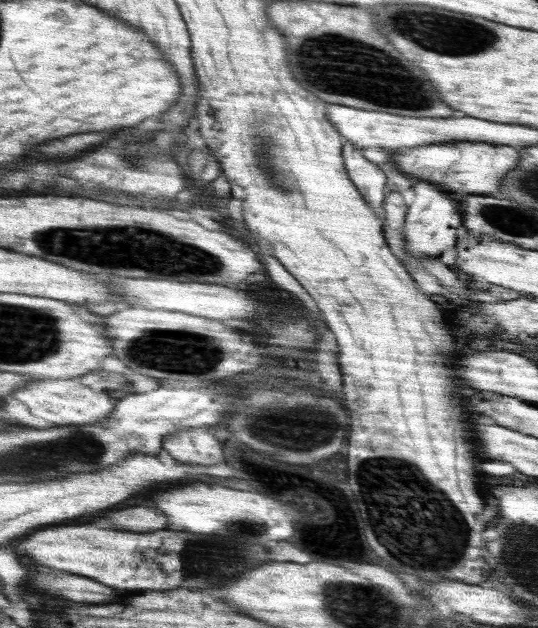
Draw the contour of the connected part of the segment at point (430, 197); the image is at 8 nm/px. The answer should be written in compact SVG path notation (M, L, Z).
M418 182L414 184L416 198L407 208L404 222L404 239L406 239L406 251L414 257L438 257L447 249L455 246L456 229L462 226L462 210L460 204L446 192L442 192L436 184L430 182Z

